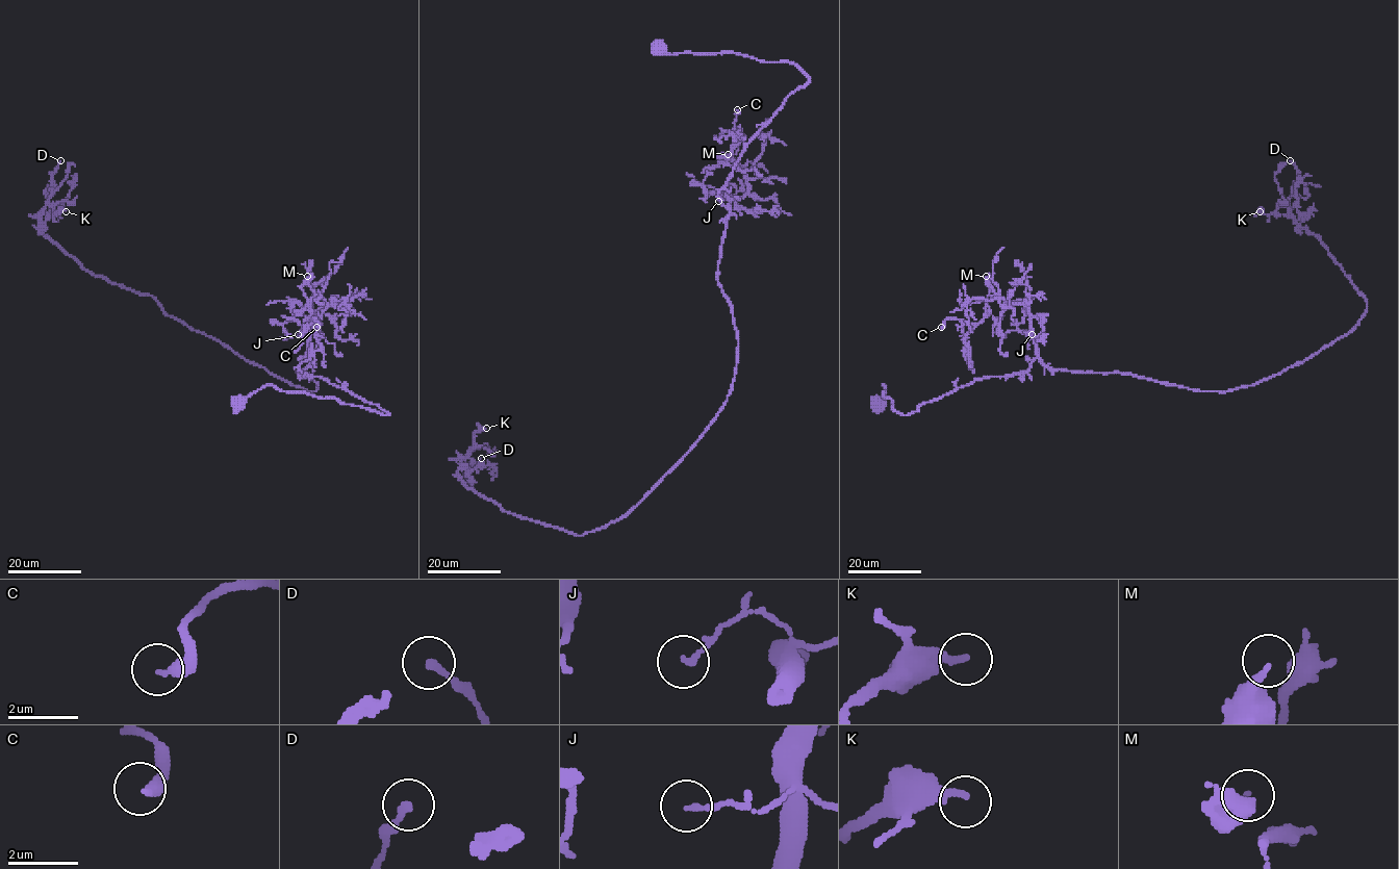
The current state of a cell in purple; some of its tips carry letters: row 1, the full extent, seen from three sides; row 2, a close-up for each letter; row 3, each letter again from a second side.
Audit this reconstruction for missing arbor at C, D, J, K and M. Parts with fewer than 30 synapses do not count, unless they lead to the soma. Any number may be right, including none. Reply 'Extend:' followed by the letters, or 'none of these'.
Extend: none of these

